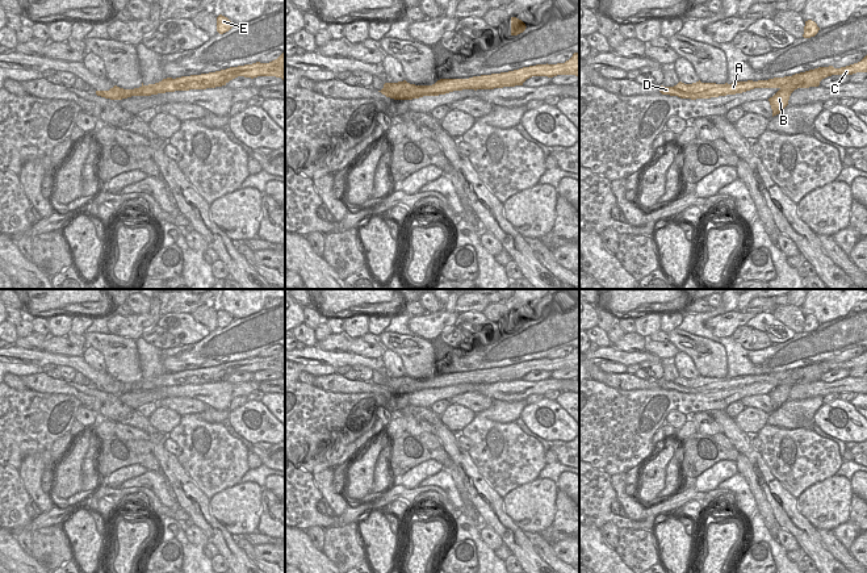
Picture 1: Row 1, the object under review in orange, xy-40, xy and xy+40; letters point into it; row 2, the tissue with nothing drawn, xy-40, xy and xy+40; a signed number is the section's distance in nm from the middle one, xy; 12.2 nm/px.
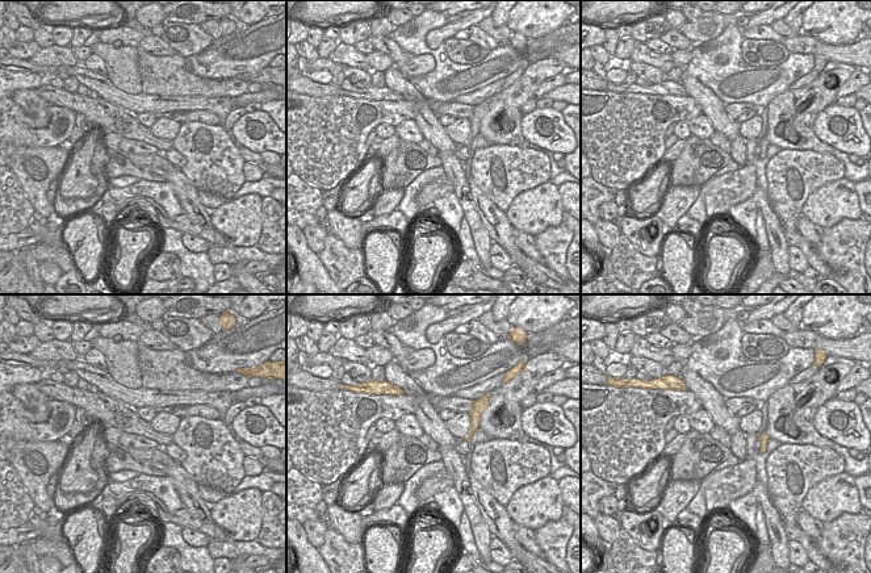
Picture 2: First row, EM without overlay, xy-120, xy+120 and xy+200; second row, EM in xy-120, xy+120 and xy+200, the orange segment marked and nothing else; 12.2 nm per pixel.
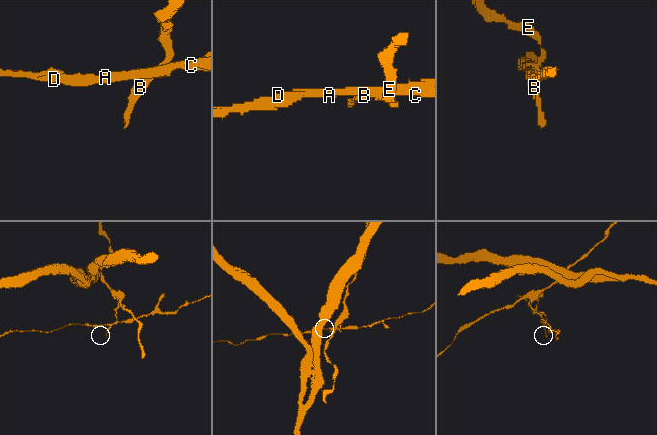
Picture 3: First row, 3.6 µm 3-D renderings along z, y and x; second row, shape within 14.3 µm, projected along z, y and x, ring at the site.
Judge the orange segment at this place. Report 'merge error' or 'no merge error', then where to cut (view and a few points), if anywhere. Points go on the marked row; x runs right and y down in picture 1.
merge error; cut in xy+40 along (809, 70), (819, 70), (822, 78)

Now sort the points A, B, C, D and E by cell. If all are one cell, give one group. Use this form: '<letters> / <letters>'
A C D / B E

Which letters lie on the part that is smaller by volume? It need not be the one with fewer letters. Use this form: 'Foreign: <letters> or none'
Foreign: B, E

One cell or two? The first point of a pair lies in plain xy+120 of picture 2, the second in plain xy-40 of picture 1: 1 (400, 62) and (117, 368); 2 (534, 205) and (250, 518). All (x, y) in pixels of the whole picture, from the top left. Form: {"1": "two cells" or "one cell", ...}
{"1": "one cell", "2": "one cell"}

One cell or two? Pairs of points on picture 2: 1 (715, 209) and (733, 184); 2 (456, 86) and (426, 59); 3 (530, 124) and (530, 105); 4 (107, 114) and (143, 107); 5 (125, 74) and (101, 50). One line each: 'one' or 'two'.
1: one
2: two
3: two
4: two
5: one

